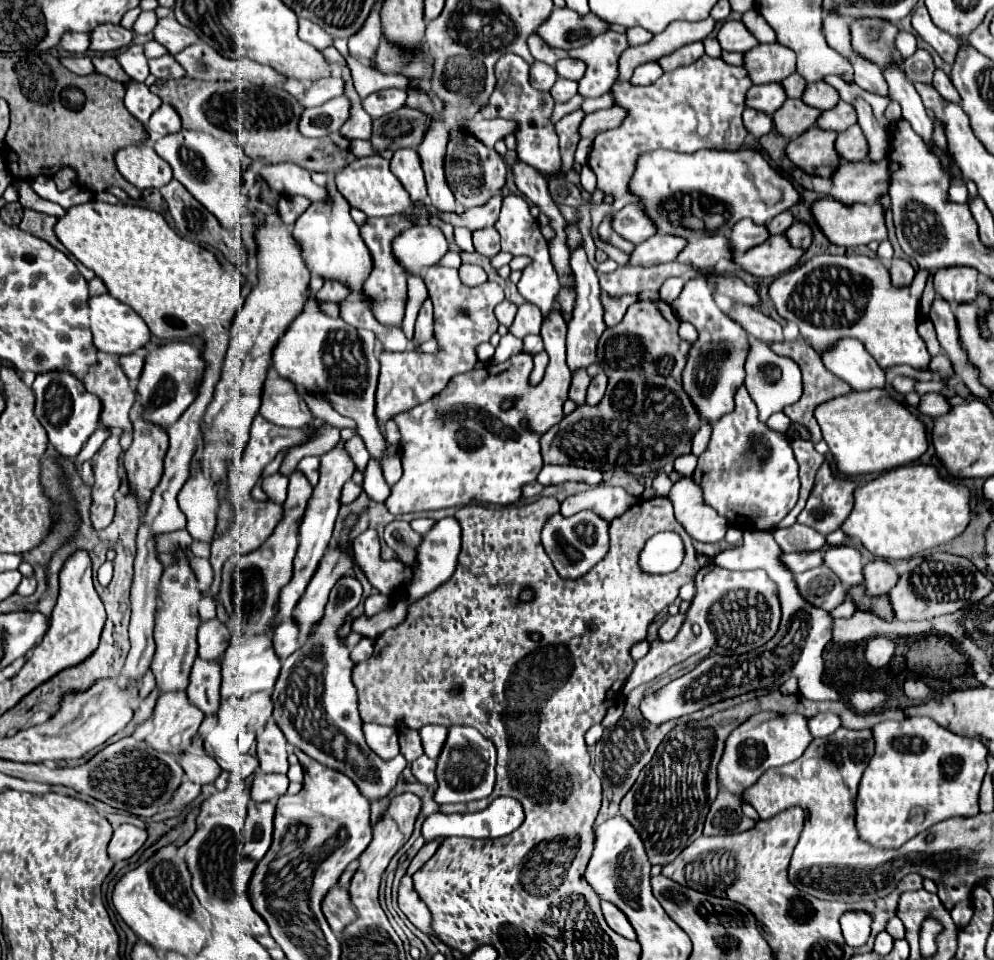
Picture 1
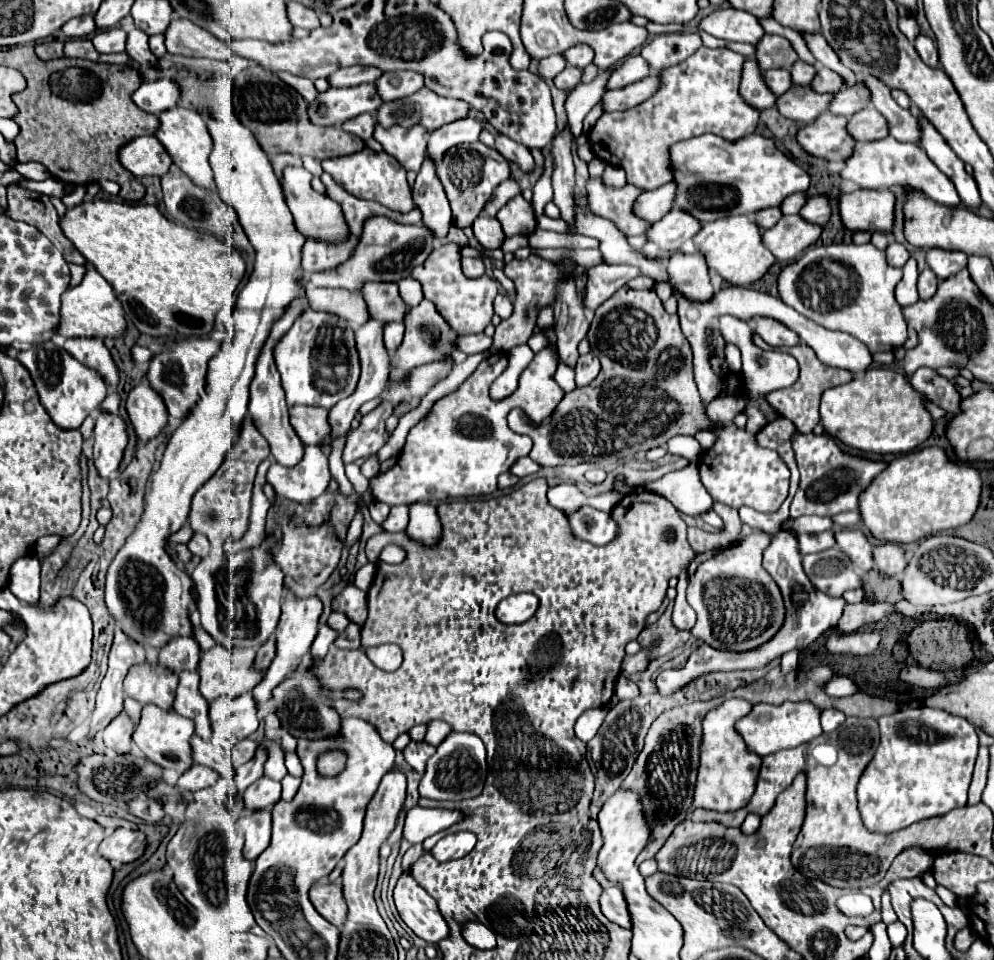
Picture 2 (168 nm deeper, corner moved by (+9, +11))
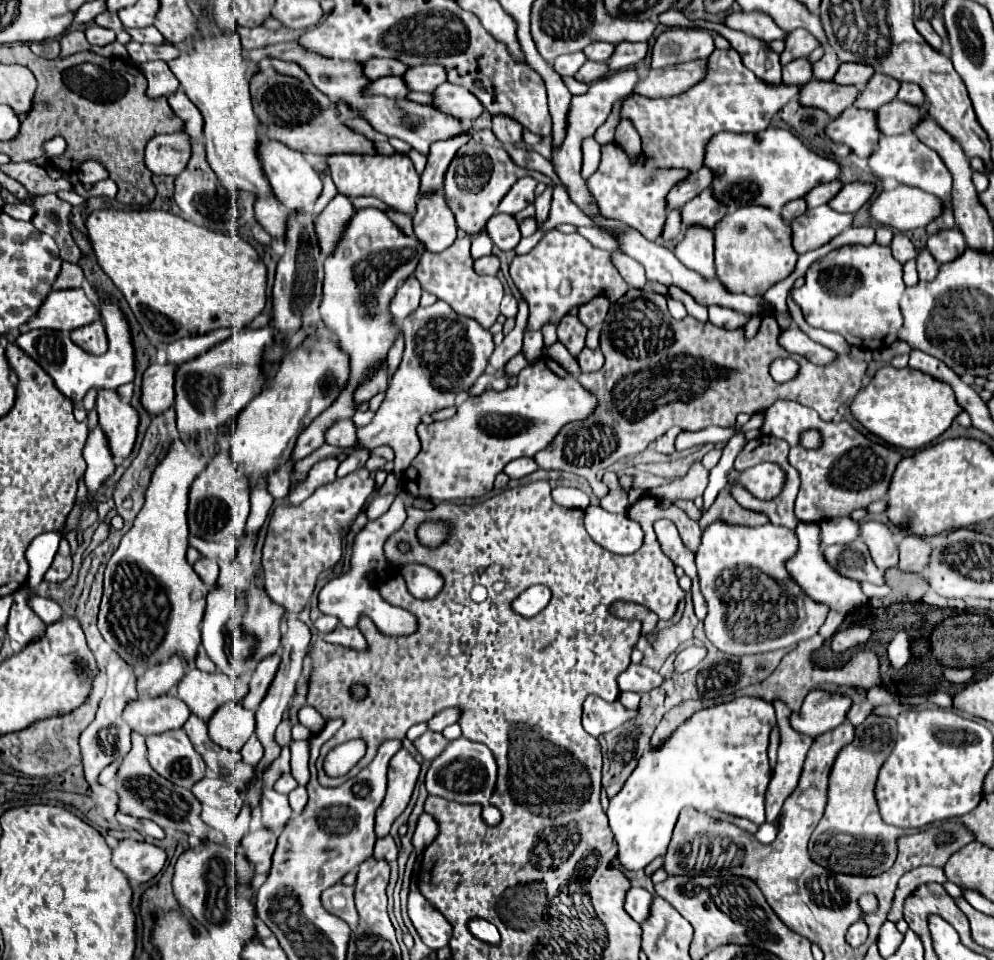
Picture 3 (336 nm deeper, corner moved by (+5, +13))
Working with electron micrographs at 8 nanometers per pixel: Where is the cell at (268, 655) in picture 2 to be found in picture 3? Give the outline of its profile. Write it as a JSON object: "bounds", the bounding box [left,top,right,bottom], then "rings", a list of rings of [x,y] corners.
{"bounds":[242,654,280,712],"rings":[[[272,654],[272,656],[264,658],[258,664],[258,668],[254,670],[254,674],[250,678],[250,692],[242,700],[242,706],[246,706],[246,710],[256,712],[258,704],[266,696],[266,690],[270,688],[270,682],[274,680],[274,676],[278,672],[278,664],[280,664],[280,656],[278,654]]]}

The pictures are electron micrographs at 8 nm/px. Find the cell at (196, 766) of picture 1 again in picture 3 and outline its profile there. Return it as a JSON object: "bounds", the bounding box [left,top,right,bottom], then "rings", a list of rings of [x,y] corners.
{"bounds":[192,778,226,808],"rings":[[[204,778],[204,780],[200,780],[200,782],[192,788],[192,794],[194,794],[202,804],[206,804],[206,806],[224,808],[226,802],[218,796],[222,784],[224,784],[222,778]]]}

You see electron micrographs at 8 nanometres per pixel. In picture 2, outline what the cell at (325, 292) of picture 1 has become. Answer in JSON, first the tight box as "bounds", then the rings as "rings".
{"bounds":[302,234,358,274],"rings":[[[350,234],[350,238],[338,246],[324,244],[318,240],[308,238],[302,250],[302,268],[306,274],[312,272],[324,272],[328,268],[338,268],[342,260],[350,258],[350,252],[354,250],[354,244],[358,244],[358,238]]]}

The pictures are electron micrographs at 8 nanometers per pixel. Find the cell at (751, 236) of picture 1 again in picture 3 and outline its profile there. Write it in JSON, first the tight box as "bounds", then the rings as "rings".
{"bounds":[782,198,806,222],"rings":[[[798,198],[794,202],[788,202],[784,208],[782,208],[782,216],[786,222],[792,222],[794,218],[802,216],[806,212],[806,200],[804,198]]]}

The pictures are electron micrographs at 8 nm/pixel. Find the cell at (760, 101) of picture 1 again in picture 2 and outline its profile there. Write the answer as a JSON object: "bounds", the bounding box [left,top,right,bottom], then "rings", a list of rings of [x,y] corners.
{"bounds":[762,70,792,96],"rings":[[[770,70],[770,72],[762,72],[762,76],[766,80],[766,86],[770,90],[774,90],[776,96],[784,94],[792,86],[792,80],[790,80],[790,72],[788,70]]]}

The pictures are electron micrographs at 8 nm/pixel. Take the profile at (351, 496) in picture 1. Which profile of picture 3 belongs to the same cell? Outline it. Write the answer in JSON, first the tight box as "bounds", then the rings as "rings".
{"bounds":[264,468,374,614],"rings":[[[360,468],[344,478],[320,486],[300,506],[280,504],[270,518],[264,542],[264,586],[266,594],[288,612],[298,614],[314,592],[320,572],[332,568],[342,556],[342,538],[346,528],[358,516],[362,504],[374,490],[374,478],[366,468]]]}

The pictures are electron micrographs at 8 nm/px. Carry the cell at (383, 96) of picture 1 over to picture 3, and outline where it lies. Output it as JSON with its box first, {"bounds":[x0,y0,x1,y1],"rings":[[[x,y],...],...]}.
{"bounds":[404,64,446,92],"rings":[[[438,64],[414,66],[404,74],[404,80],[410,90],[434,92],[442,82],[446,82],[446,70]]]}

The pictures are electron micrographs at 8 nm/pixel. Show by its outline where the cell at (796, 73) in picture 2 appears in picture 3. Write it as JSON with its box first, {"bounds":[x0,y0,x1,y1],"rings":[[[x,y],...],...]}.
{"bounds":[814,50,840,80],"rings":[[[828,50],[828,52],[814,64],[814,78],[818,78],[818,80],[832,80],[834,74],[838,72],[838,66],[840,66],[838,56],[836,56],[832,50]]]}

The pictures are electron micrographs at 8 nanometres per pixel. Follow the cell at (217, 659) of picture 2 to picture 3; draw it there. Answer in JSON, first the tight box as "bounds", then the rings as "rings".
{"bounds":[176,666,248,722],"rings":[[[190,666],[176,686],[176,696],[190,708],[190,712],[204,722],[212,718],[212,714],[226,702],[232,702],[246,696],[248,686],[240,680],[232,680],[226,674],[206,674],[198,668]]]}

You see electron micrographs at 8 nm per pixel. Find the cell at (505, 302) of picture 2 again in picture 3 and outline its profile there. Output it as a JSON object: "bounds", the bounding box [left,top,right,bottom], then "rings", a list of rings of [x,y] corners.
{"bounds":[502,294,518,318],"rings":[[[506,294],[502,300],[502,314],[506,318],[516,318],[518,314],[518,300],[512,294]]]}

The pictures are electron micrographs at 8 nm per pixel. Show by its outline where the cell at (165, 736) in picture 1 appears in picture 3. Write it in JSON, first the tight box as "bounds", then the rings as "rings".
{"bounds":[146,728,206,790],"rings":[[[182,728],[148,736],[146,746],[150,766],[176,786],[190,790],[206,776],[206,764],[202,762],[202,756],[198,756]]]}

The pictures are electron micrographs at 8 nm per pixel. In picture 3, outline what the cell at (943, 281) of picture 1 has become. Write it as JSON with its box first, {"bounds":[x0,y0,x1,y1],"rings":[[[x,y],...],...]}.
{"bounds":[928,228,966,264],"rings":[[[944,228],[928,238],[928,250],[938,264],[946,264],[958,258],[966,250],[966,242],[960,230]]]}

